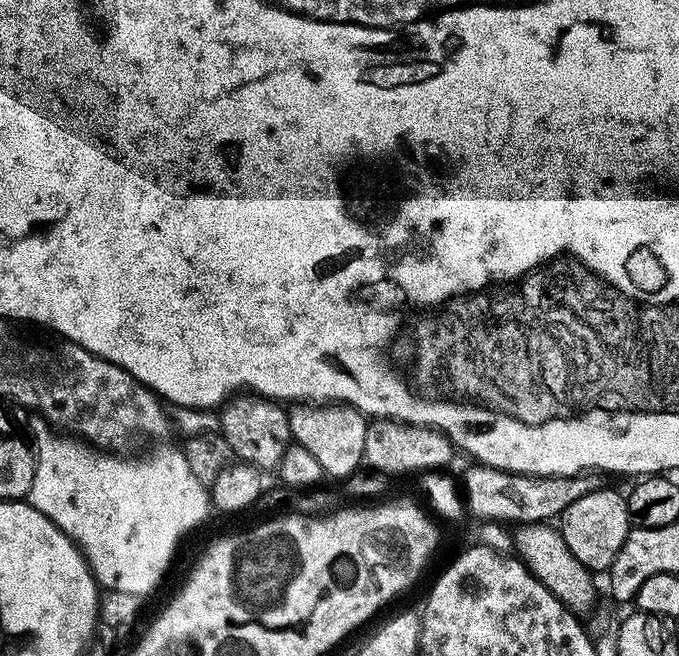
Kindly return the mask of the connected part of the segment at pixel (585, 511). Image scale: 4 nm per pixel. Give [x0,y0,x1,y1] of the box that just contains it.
[558,486,632,574]

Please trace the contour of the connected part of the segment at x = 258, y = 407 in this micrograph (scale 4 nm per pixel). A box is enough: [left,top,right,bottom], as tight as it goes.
[220,394,293,471]

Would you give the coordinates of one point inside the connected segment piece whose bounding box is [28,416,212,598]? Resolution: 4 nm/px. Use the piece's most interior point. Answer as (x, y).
(128, 518)

